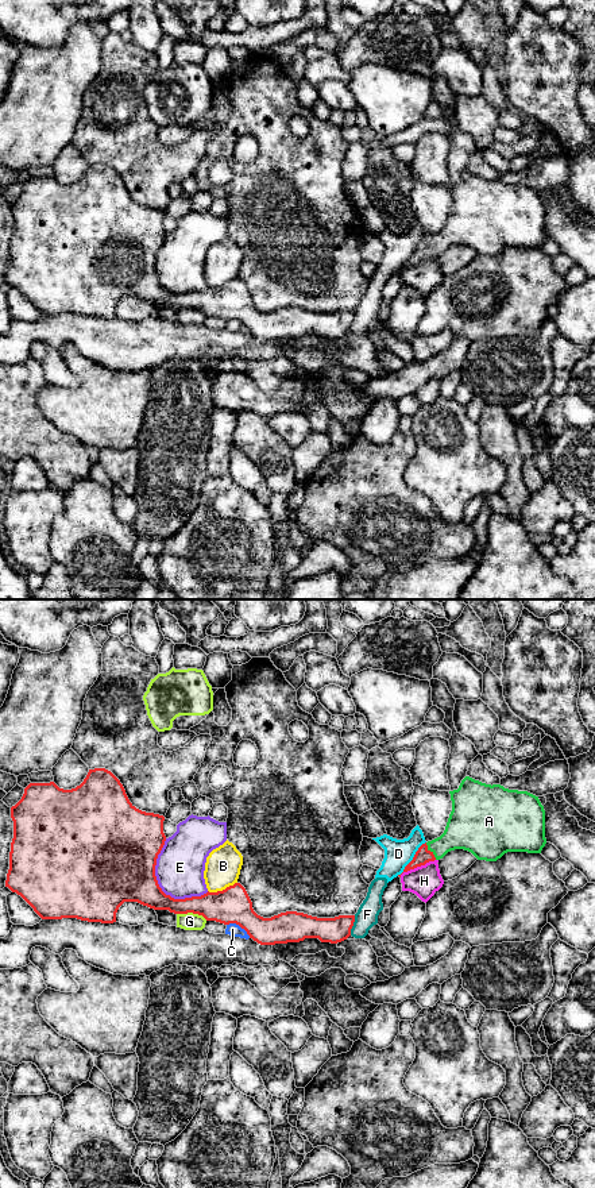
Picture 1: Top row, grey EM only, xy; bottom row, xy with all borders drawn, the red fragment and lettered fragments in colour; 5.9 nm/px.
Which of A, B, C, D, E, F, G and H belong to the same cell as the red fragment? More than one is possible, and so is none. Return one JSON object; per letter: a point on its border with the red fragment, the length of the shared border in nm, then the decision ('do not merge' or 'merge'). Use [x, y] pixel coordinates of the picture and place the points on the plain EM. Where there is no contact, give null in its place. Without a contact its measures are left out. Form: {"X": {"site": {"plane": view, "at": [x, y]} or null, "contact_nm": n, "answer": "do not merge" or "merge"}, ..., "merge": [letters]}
{"A": {"site": {"plane": "xy", "at": [429, 246]}, "contact_nm": 120, "answer": "merge"}, "B": {"site": {"plane": "xy", "at": [223, 285]}, "contact_nm": 190, "answer": "do not merge"}, "C": {"site": {"plane": "xy", "at": [239, 320]}, "contact_nm": 170, "answer": "do not merge"}, "D": {"site": {"plane": "xy", "at": [413, 254]}, "contact_nm": 260, "answer": "do not merge"}, "E": {"site": {"plane": "xy", "at": [158, 281]}, "contact_nm": 420, "answer": "do not merge"}, "F": {"site": {"plane": "xy", "at": [352, 320]}, "contact_nm": 120, "answer": "do not merge"}, "G": {"site": {"plane": "xy", "at": [192, 307]}, "contact_nm": 190, "answer": "do not merge"}, "H": {"site": {"plane": "xy", "at": [417, 261]}, "contact_nm": 240, "answer": "do not merge"}, "merge": ["A"]}

